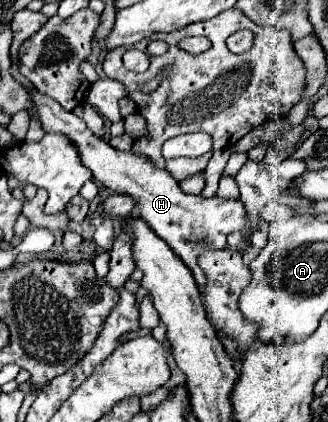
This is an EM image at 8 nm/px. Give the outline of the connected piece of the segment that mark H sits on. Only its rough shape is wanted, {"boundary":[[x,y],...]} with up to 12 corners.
{"boundary":[[31,94],[45,132],[77,144],[101,186],[191,268],[205,248],[247,232],[241,200],[185,194],[147,156],[97,138],[73,112]]}

